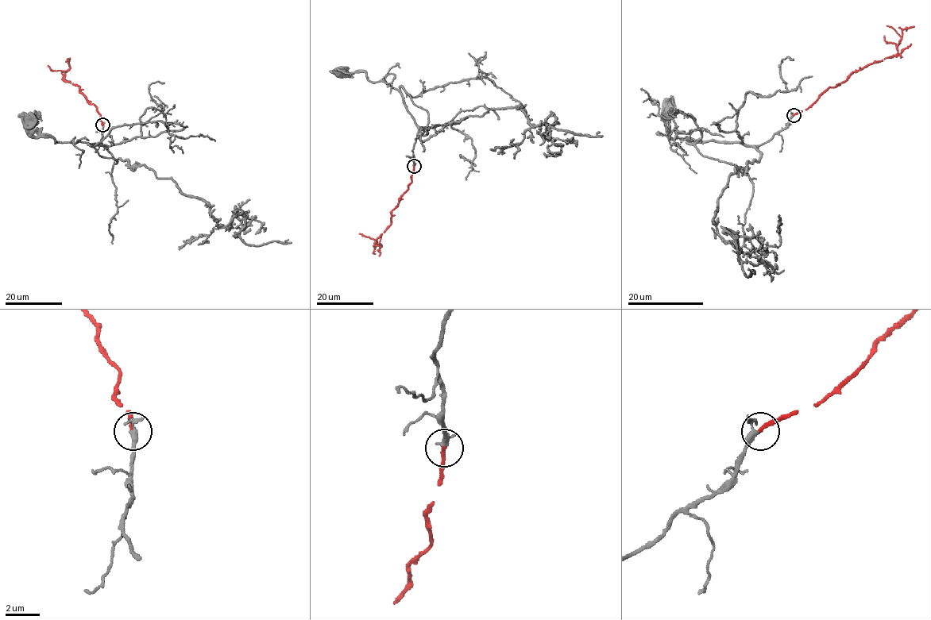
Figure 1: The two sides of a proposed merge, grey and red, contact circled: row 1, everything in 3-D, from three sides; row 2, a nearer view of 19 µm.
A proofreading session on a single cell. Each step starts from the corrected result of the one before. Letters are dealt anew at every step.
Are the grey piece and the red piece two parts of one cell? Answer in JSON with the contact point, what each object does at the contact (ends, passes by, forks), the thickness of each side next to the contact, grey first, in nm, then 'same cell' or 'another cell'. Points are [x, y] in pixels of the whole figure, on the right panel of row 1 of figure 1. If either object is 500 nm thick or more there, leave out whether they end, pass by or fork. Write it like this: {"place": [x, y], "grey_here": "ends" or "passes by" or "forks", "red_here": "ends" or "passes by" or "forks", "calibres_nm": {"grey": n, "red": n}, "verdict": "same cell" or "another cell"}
{"place": [793, 115], "grey_here": "forks", "red_here": "ends", "calibres_nm": {"grey": 240, "red": 240}, "verdict": "same cell"}

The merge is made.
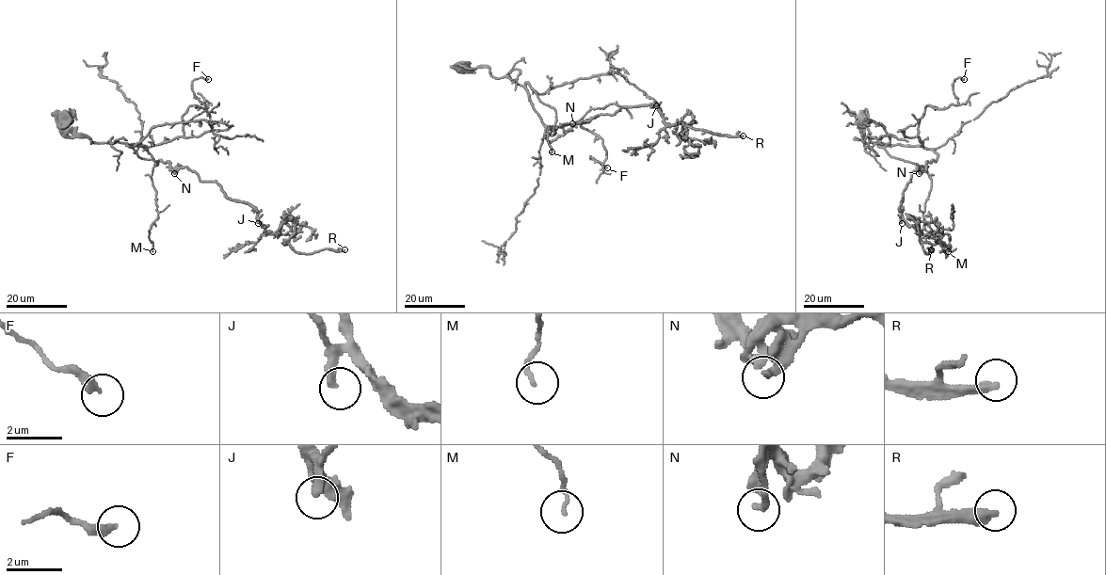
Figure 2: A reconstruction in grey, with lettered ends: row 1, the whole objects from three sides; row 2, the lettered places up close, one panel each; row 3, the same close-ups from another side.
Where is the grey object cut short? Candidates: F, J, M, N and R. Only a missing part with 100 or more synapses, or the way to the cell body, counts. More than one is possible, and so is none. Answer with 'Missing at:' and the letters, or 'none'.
Missing at: J, R

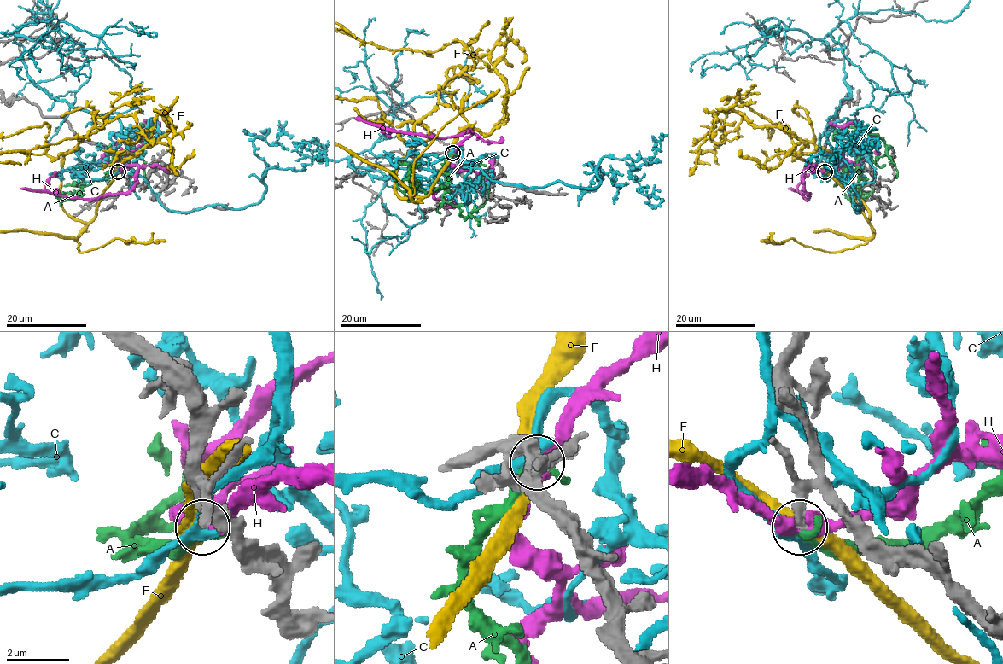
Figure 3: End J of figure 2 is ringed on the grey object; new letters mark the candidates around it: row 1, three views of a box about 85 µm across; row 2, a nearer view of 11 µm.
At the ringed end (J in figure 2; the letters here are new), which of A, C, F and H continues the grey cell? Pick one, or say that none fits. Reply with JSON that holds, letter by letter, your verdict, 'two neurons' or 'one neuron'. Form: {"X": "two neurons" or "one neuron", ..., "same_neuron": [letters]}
{"A": "one neuron", "C": "two neurons", "F": "two neurons", "H": "two neurons", "same_neuron": ["A"]}

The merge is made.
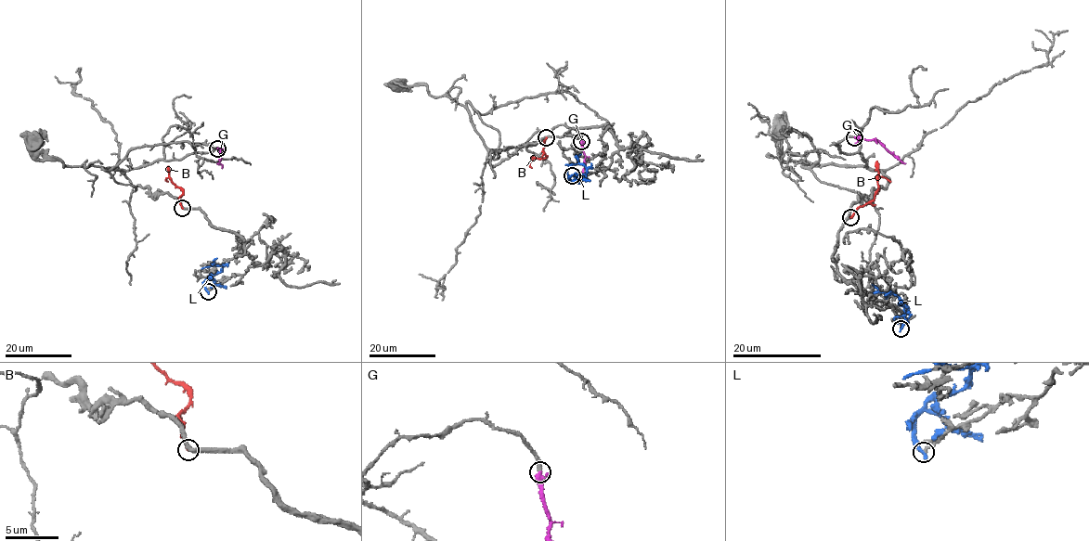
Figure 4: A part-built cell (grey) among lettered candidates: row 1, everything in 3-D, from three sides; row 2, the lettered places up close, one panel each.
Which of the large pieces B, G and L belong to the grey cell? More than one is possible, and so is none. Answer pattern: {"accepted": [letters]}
{"accepted": ["G"]}

